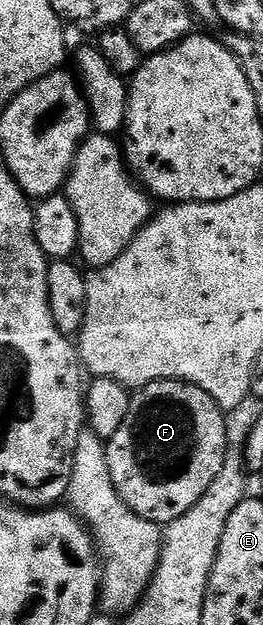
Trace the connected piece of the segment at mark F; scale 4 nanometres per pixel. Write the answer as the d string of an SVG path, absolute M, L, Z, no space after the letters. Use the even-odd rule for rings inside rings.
M161 379L141 388L130 400L124 425L106 444L112 485L128 509L159 525L184 517L224 469L226 419L204 389L181 379Z

